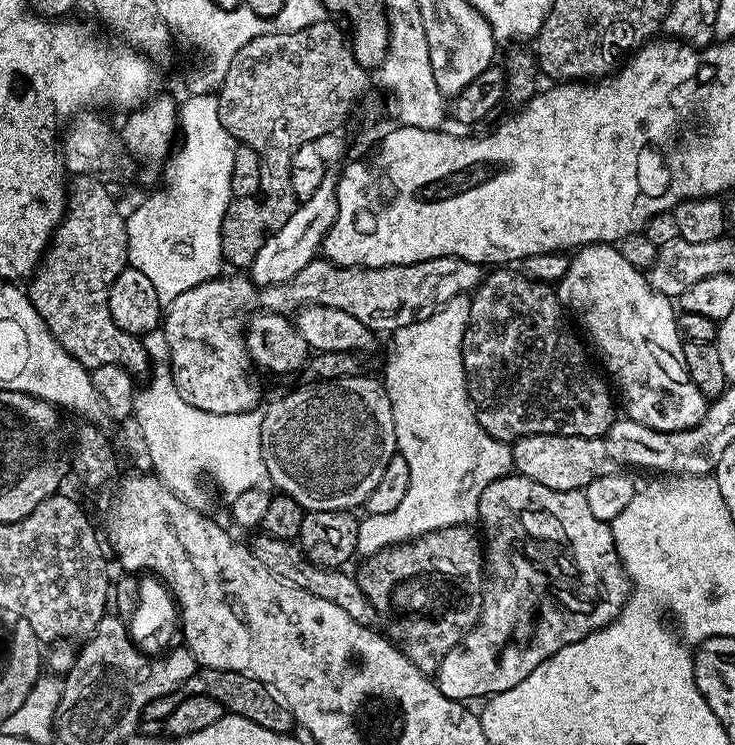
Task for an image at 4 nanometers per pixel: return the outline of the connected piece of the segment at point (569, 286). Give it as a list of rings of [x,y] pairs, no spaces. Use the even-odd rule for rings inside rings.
[[[594,244],[579,249],[571,257],[565,275],[557,283],[556,293],[560,303],[570,310],[574,318],[576,316],[586,330],[587,339],[594,341],[607,357],[606,368],[613,376],[613,383],[616,382],[622,392],[620,400],[629,419],[659,432],[690,429],[702,420],[707,412],[708,398],[694,385],[686,370],[685,343],[680,335],[675,305],[669,297],[654,291],[645,273],[623,258],[617,247]]]

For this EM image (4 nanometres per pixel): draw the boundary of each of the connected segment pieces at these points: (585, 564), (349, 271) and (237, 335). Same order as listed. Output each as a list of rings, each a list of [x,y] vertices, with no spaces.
[[[509,474],[490,482],[490,486],[486,486],[486,490],[480,499],[478,520],[479,523],[484,523],[484,536],[482,532],[484,597],[482,598],[480,621],[460,639],[453,655],[442,658],[442,662],[436,667],[434,673],[438,690],[442,690],[442,694],[446,694],[446,698],[461,702],[473,702],[472,700],[478,699],[479,696],[485,695],[484,697],[487,697],[489,694],[505,692],[514,686],[518,686],[518,682],[522,682],[522,678],[526,678],[531,672],[538,670],[538,666],[542,666],[550,657],[558,654],[558,650],[562,650],[566,646],[594,634],[598,629],[611,624],[623,610],[630,591],[628,573],[624,571],[624,563],[621,562],[616,549],[609,521],[599,520],[594,518],[594,514],[590,514],[590,506],[586,502],[583,491],[550,490],[550,486],[542,486],[542,482],[534,482],[519,474]]]
[[[453,256],[434,258],[406,266],[385,268],[339,268],[323,258],[315,258],[296,277],[285,284],[263,289],[267,311],[283,313],[284,308],[299,310],[310,304],[334,306],[354,314],[373,334],[391,334],[402,326],[430,318],[456,296],[471,294],[486,275],[485,269]]]
[[[232,274],[228,277],[221,275],[217,279],[202,282],[193,289],[186,290],[174,299],[162,317],[162,333],[164,332],[164,344],[168,347],[168,360],[172,381],[176,383],[176,392],[190,406],[198,406],[198,410],[206,410],[210,414],[242,414],[251,412],[257,407],[260,400],[260,392],[252,385],[248,377],[250,357],[248,348],[244,345],[245,333],[242,331],[242,320],[239,316],[247,308],[255,309],[261,293],[247,275]]]

